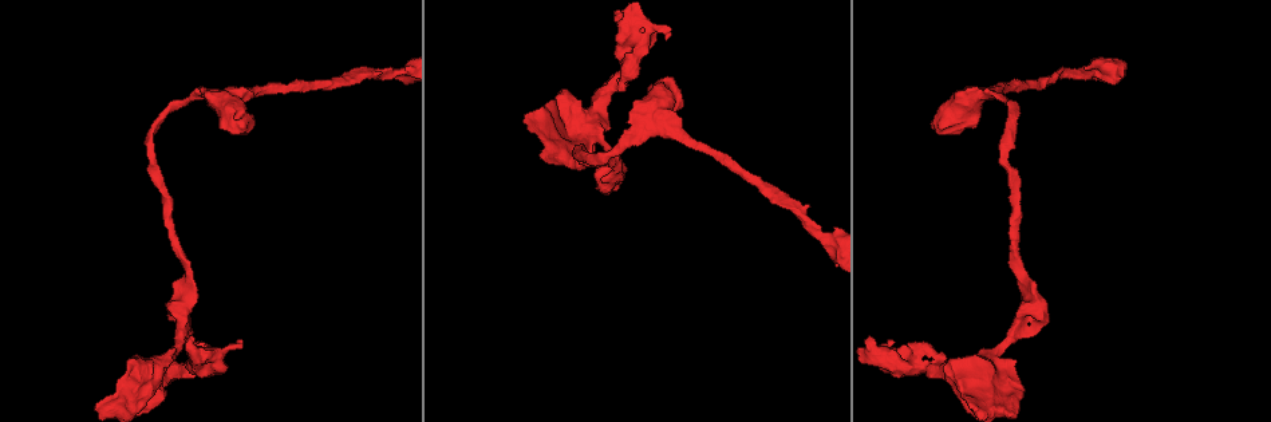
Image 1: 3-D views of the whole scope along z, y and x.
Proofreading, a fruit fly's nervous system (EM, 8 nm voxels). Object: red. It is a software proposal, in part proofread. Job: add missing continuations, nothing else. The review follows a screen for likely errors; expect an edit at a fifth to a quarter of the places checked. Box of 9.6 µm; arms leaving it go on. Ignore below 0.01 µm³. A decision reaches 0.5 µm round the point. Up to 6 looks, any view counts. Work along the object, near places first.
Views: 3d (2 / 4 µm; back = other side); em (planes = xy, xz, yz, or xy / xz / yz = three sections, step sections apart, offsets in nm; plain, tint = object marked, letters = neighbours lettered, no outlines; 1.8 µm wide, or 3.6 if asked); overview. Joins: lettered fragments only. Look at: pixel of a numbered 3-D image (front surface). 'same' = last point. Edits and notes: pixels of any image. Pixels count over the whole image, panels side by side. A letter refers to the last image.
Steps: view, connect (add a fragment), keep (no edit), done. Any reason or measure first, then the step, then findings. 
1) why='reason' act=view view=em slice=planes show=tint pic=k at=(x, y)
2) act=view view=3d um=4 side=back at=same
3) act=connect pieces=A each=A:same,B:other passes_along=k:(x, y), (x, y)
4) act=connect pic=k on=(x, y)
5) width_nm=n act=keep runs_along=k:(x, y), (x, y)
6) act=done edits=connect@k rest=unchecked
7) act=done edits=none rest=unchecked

why='free end' act=view view=3d um=2 pic=1 at=(969, 404)

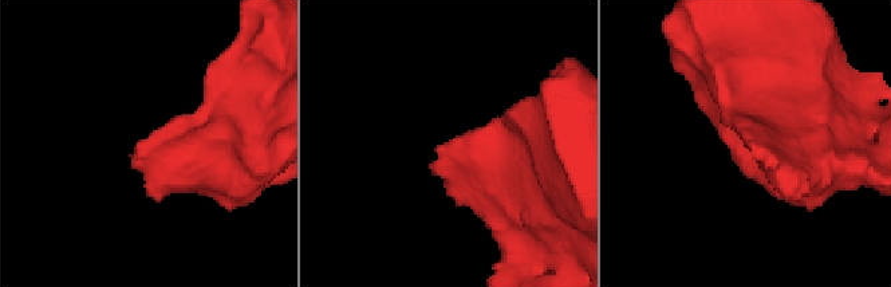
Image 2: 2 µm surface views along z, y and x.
act=view view=em slice=planes show=letters pic=2 at=(752, 142)

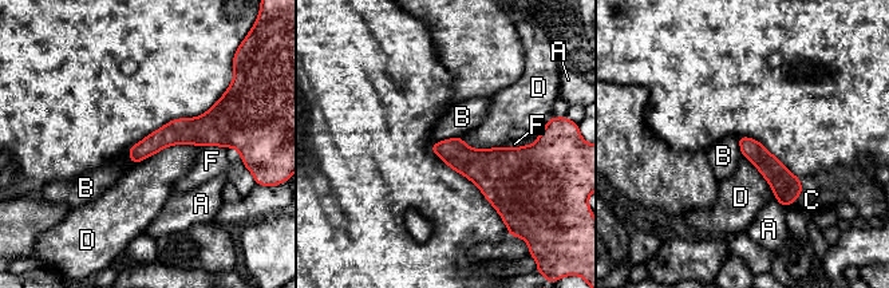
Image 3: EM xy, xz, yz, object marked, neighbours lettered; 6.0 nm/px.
act=connect pieces=C each=A:other,B:other,C:same,D:other,F:other passes_along=3:(786, 186), (795, 198), (812, 200) found='it goes on there'

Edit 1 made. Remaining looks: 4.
why='an open end' act=view view=3d um=4 pic=1 at=(1039, 329)

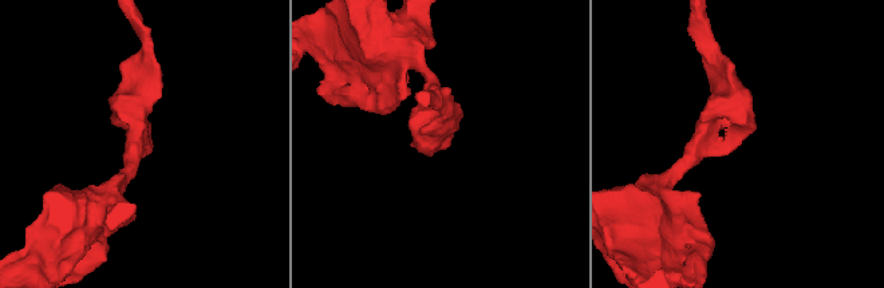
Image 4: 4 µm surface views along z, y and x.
why='now the EM' act=view view=em slice=xy step=4 show=tint pic=4 at=(149, 138)

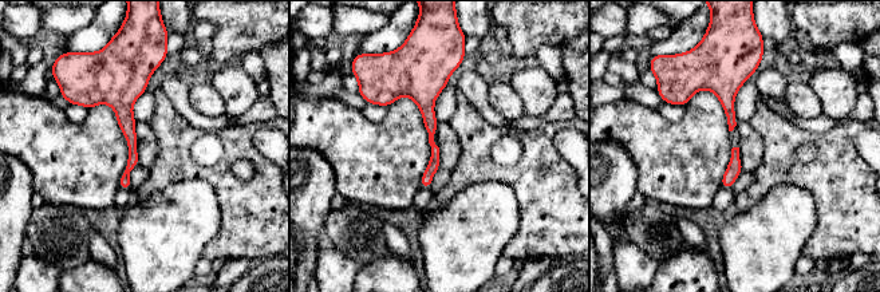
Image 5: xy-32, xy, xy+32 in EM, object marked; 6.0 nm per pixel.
why='another direction' act=view view=em slice=planes show=letters at=same

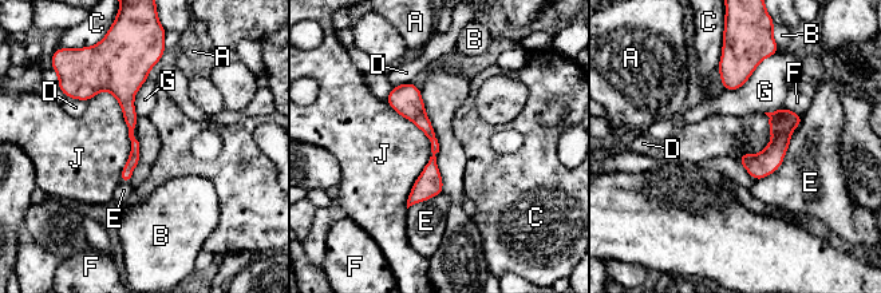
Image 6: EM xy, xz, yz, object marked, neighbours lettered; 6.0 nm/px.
longest_contact=J:360nm act=keep each=A:other,B:other,C:other,D:other,E:other,F:other,G:other,J:other found='no lettered fragment goes on from it'

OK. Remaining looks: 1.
act=done edits=connect@3 rest=unchecked

